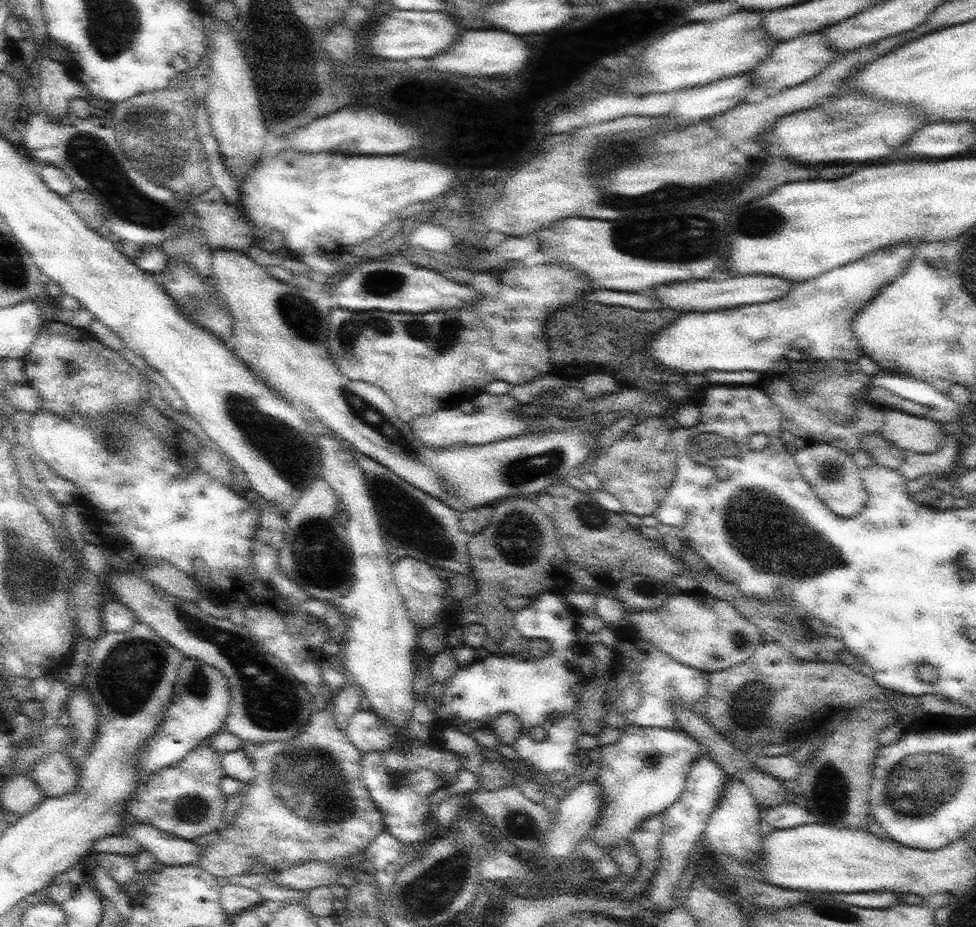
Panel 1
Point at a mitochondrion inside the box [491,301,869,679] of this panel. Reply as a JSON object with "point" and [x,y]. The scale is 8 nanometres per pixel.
{"point":[802,554]}

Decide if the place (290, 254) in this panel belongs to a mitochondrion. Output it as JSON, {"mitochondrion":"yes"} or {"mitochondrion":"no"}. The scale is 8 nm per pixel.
{"mitochondrion":"no"}

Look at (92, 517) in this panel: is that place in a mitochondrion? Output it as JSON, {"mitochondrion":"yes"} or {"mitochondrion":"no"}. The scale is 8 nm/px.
{"mitochondrion":"no"}

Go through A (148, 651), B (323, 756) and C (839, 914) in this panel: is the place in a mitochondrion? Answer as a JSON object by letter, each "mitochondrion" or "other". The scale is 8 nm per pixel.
{"A":"mitochondrion","B":"other","C":"mitochondrion"}

